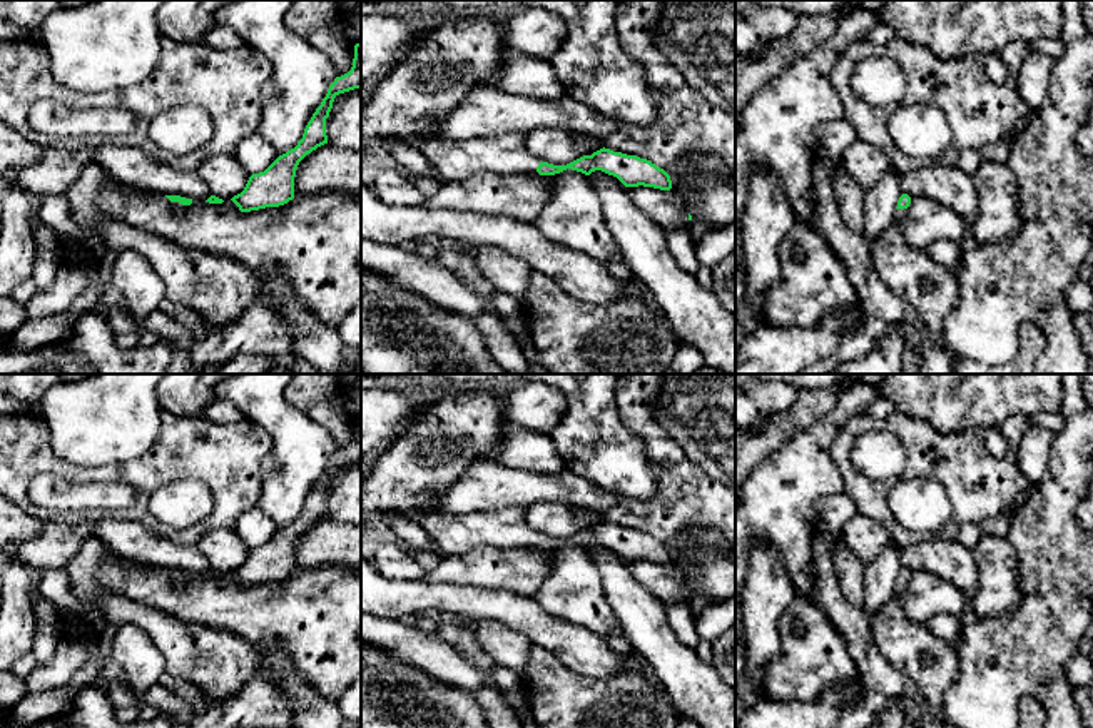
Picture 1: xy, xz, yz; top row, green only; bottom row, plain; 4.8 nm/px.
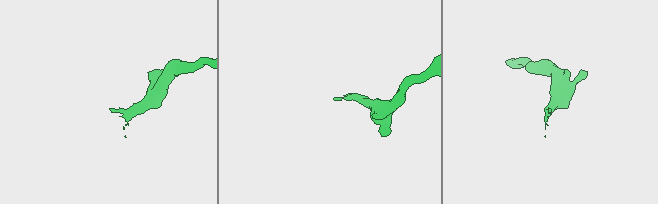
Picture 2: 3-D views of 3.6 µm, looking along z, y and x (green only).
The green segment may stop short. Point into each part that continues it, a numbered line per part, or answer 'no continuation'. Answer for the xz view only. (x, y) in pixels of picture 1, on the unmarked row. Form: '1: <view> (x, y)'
1: xz (505, 528)

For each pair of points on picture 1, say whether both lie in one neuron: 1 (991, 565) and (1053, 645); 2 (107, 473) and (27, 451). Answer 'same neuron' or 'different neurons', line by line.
1: different neurons
2: same neuron

